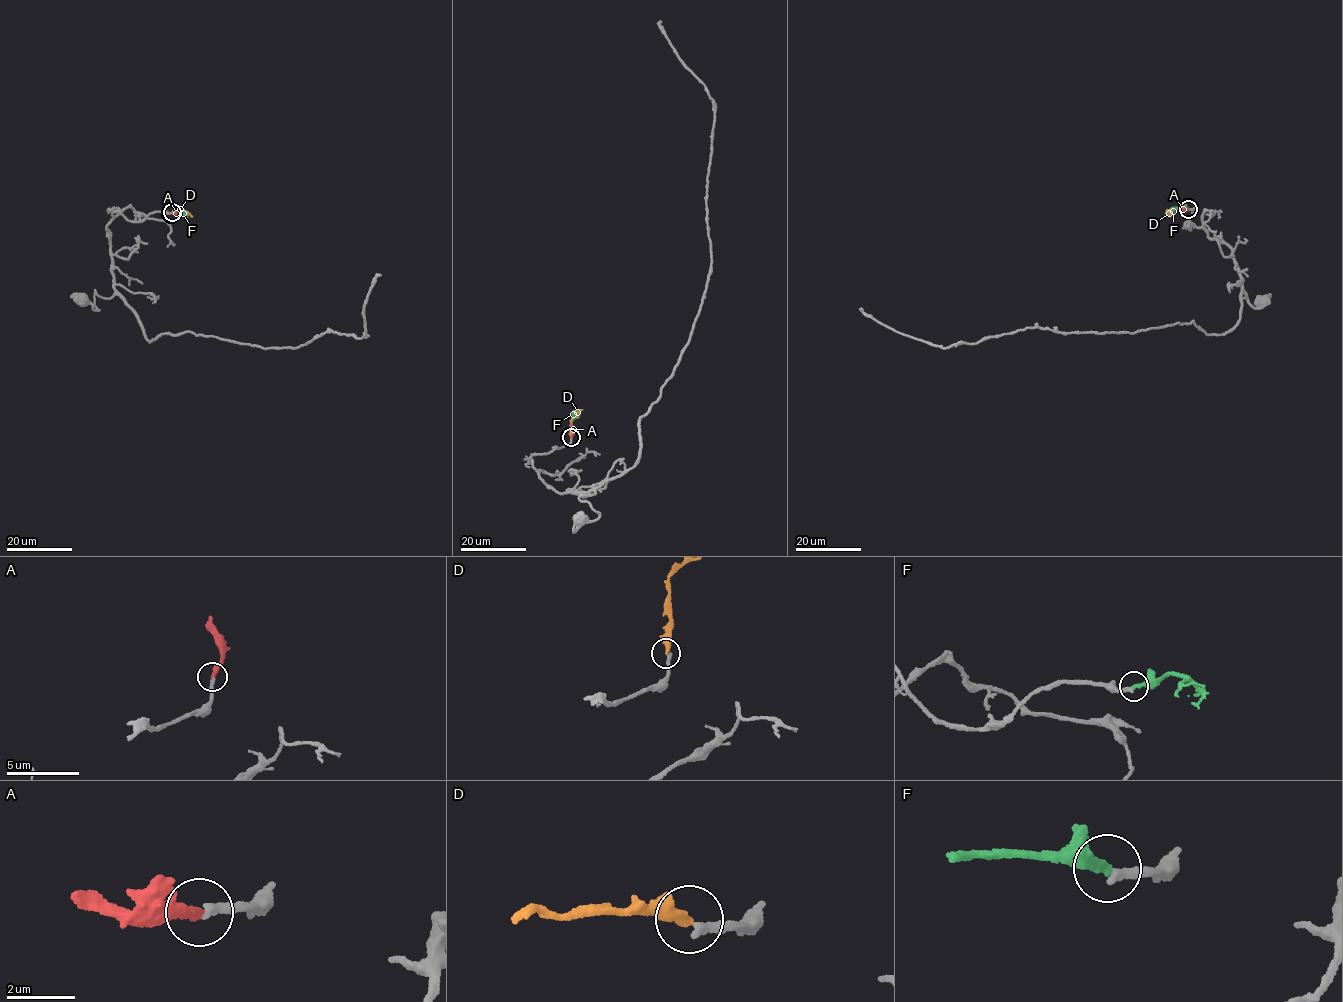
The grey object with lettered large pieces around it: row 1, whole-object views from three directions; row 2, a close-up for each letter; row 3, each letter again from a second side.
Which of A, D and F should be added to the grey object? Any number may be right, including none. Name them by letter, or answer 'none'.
F

